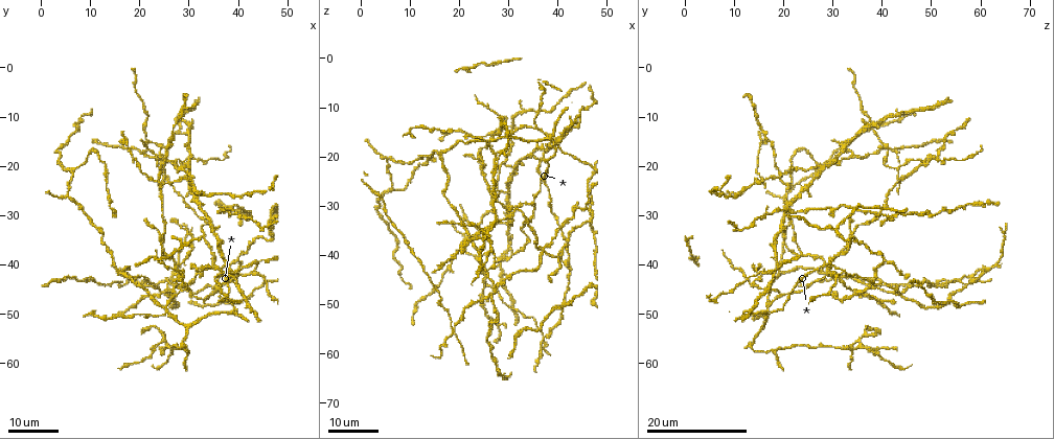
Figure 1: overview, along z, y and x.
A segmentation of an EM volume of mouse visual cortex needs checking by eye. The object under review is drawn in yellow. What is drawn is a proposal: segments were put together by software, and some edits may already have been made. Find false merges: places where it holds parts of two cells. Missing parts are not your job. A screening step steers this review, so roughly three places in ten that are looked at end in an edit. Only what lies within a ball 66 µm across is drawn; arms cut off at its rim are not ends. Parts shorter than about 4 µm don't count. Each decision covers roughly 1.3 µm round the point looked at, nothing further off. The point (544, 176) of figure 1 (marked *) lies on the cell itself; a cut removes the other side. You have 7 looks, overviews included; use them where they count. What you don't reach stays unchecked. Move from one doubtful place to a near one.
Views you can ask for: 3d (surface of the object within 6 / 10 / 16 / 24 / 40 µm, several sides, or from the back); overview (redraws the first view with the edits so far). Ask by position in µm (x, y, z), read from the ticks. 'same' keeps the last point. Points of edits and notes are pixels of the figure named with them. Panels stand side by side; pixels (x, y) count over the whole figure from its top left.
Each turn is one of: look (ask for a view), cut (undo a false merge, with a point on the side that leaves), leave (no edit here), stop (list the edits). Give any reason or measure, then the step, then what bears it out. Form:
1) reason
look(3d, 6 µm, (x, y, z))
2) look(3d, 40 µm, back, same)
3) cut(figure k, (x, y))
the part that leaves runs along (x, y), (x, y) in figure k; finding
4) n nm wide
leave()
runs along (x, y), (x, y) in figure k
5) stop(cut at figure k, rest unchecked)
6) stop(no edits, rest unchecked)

three-way junction
look(3d, 16 µm, (40.0, 39.0, 41.0))

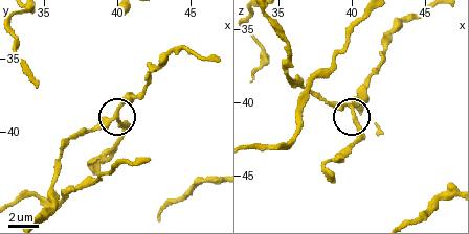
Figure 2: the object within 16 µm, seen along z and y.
look(3d, 10 µm, (40.2, 39.2, 40.6))

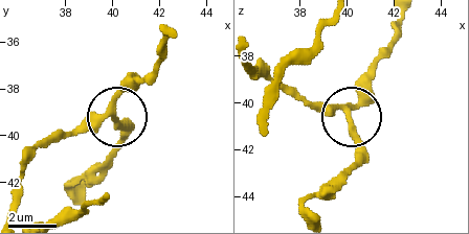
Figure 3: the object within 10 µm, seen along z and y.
side arm 7 µm
leave()
runs along (18, 203), (25, 161), (47, 141), (119, 119), (115, 146) in figure 3; one cell here

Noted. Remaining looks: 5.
look(3d, 24 µm, (43.0, 42.0, 30.5))

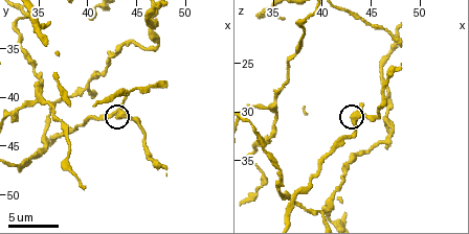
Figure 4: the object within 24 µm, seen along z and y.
look(3d, 10 µm, (43.2, 42.0, 31.0))

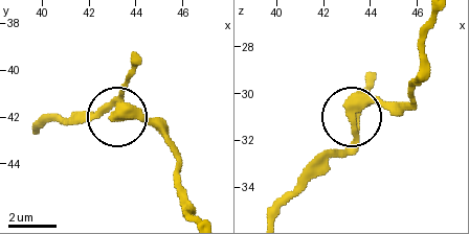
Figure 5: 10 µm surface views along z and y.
3 arms
leave()
runs along (277, 212), (343, 146), (356, 114), (374, 103), (402, 103) in figure 5; continuous, no second cell

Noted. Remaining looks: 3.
three arms meet
look(3d, 24 µm, (40.0, 41.5, 17.5))

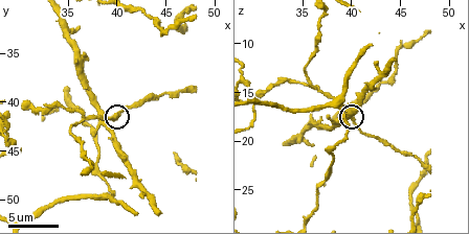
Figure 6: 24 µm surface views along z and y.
look(3d, 6 µm, same)

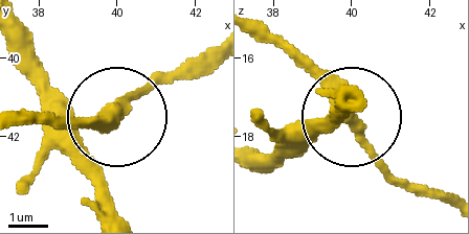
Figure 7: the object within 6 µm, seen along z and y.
side arm 11 µm
leave()
runs along (337, 90), (324, 123), (351, 116), (410, 189) in figure 7; all the same cell

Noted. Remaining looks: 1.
stop(no edits, rest unchecked)

